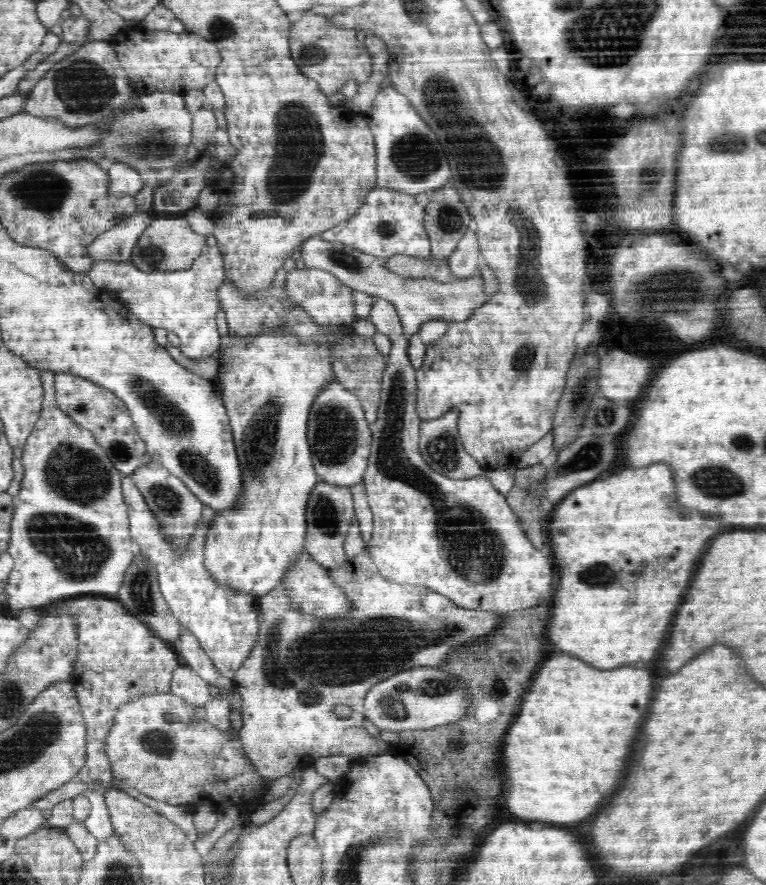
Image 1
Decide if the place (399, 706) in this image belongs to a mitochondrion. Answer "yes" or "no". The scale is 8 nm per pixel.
yes

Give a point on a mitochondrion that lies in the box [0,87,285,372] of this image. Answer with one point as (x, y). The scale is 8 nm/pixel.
(45, 190)

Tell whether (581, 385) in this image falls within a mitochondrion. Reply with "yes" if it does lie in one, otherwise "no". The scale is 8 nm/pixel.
yes

